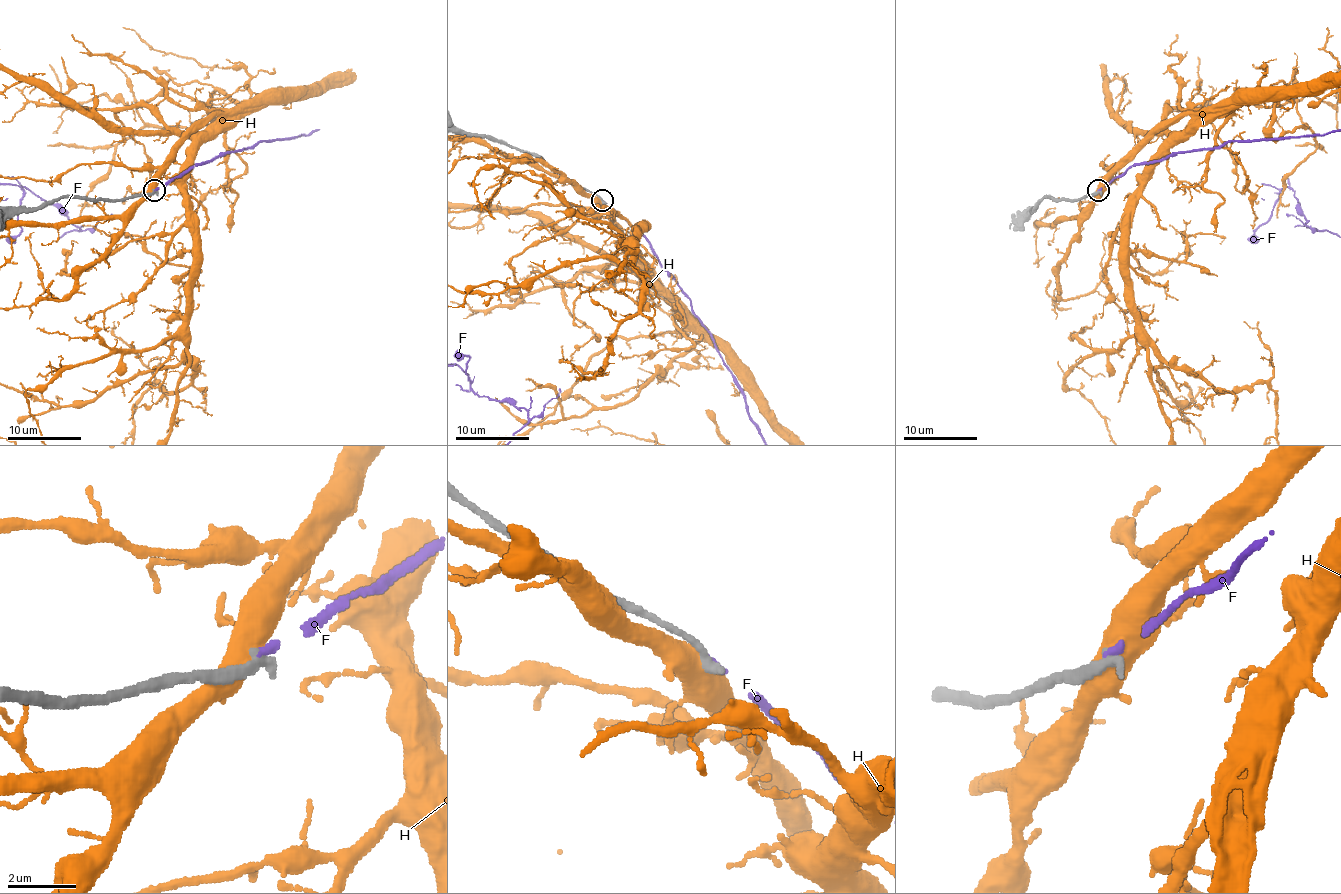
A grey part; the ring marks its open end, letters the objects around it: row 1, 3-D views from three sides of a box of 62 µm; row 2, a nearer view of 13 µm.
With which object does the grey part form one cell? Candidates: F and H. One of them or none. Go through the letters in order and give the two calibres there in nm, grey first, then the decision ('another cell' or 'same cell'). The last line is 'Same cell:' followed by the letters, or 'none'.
F: calibres 360 and 200 nm; same cell
H: calibres 400 and 550 nm; another cell
Same cell: F

